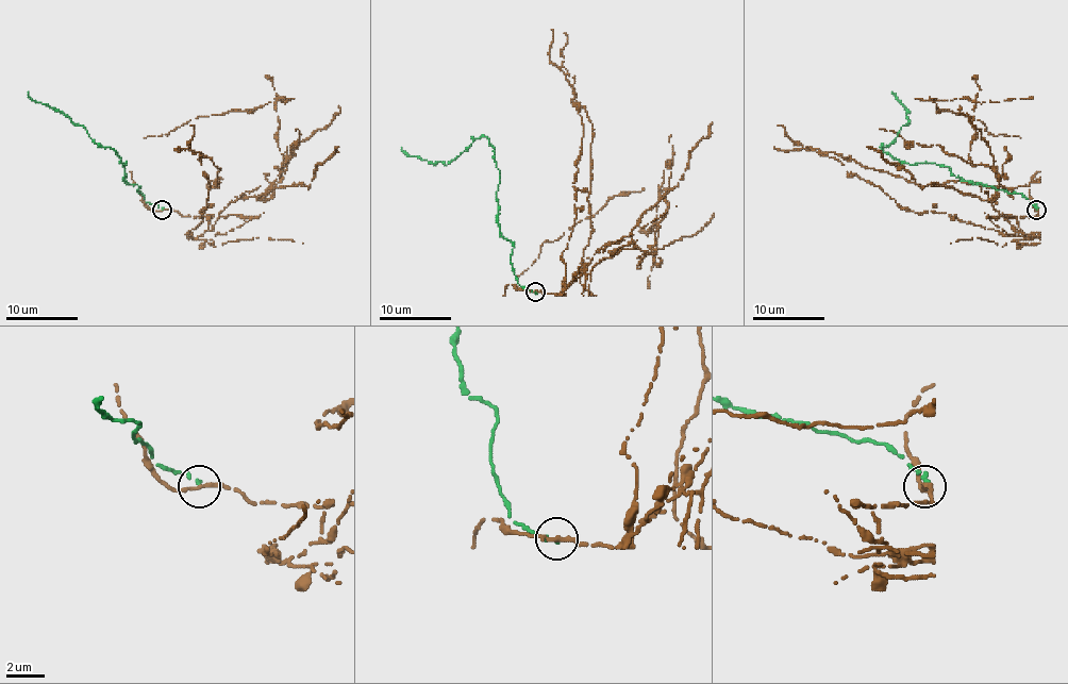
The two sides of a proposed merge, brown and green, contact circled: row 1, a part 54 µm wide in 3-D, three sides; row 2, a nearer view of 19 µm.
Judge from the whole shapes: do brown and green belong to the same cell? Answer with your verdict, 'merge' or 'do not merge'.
do not merge

